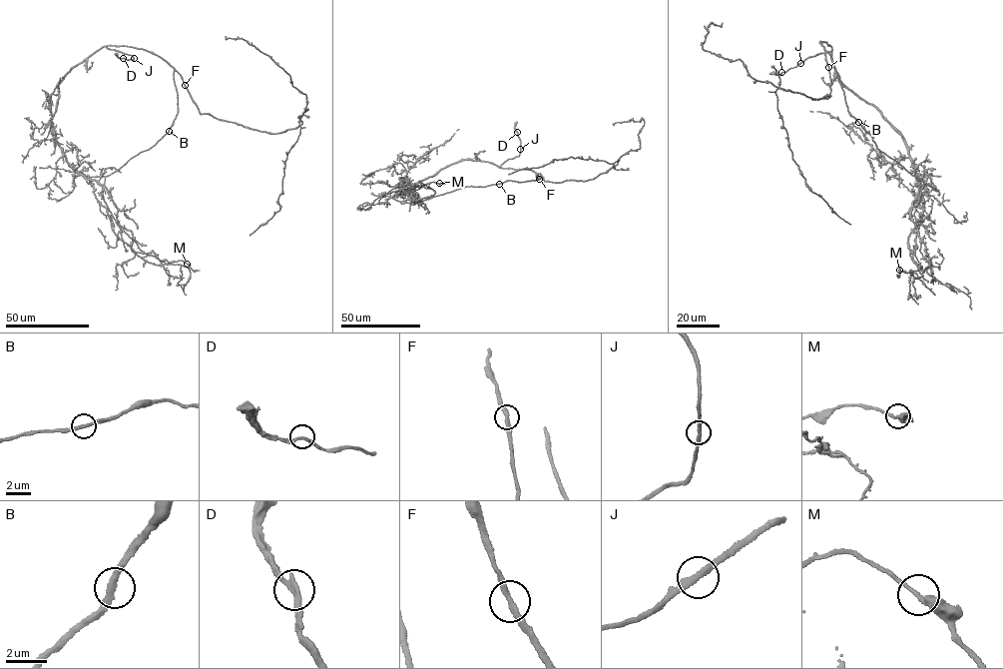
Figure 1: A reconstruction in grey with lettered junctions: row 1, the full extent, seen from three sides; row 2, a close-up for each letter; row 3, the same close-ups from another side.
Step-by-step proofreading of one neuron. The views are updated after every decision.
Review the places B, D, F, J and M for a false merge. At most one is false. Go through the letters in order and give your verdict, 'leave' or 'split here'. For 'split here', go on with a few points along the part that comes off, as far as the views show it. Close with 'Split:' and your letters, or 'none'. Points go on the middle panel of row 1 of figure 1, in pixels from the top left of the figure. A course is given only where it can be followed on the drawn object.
B: leave
D: leave
F: leave
J: leave
M: leave
Split: none

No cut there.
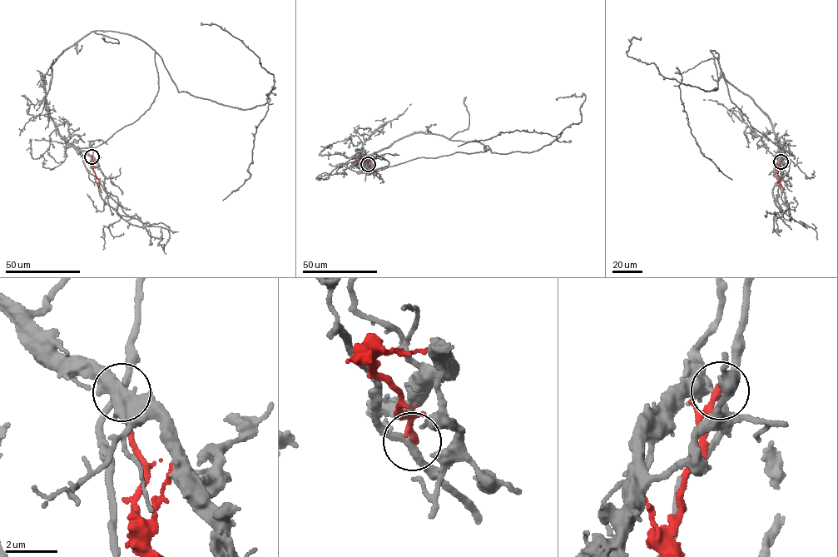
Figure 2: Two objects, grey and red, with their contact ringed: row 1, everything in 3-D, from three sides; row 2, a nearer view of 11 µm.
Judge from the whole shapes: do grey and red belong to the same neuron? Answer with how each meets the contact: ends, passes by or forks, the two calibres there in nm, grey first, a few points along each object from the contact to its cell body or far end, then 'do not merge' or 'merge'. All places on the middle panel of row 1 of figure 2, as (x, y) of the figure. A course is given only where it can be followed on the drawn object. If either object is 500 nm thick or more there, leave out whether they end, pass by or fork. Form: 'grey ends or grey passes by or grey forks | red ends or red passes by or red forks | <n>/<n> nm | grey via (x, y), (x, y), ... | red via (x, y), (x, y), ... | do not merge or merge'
grey forks | red ends | 200/240 nm | grey via (368, 164), (355, 149), (360, 165), (419, 132), (538, 150), (581, 121), (584, 94), (557, 100) | red via (368, 164), (362, 157), (356, 161) | do not merge

